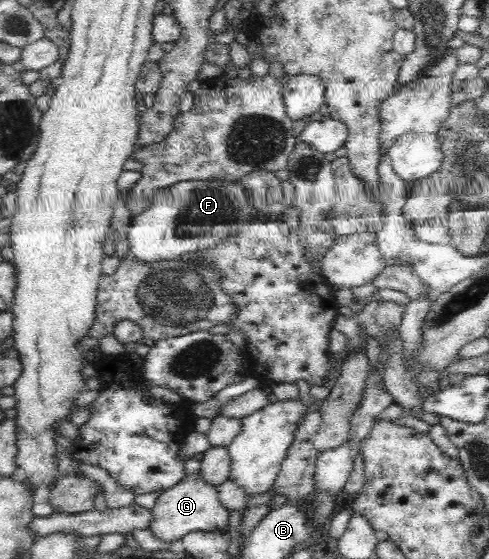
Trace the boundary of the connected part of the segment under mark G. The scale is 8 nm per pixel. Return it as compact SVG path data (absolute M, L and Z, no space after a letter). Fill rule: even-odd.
M201 470L191 474L188 473L180 483L163 491L157 497L155 506L151 509L151 512L153 516L151 517L149 530L151 530L151 533L159 539L159 541L164 541L165 543L182 540L183 537L190 532L220 532L222 529L228 527L228 516L230 513L220 501L219 485L205 481L201 476Z

